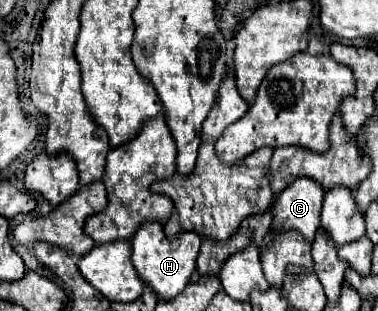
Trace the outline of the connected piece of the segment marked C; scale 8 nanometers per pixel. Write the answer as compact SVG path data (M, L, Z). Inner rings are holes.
M296 179L282 191L274 201L274 231L296 229L304 235L306 241L314 239L316 229L320 227L320 211L324 201L322 187L314 179Z

